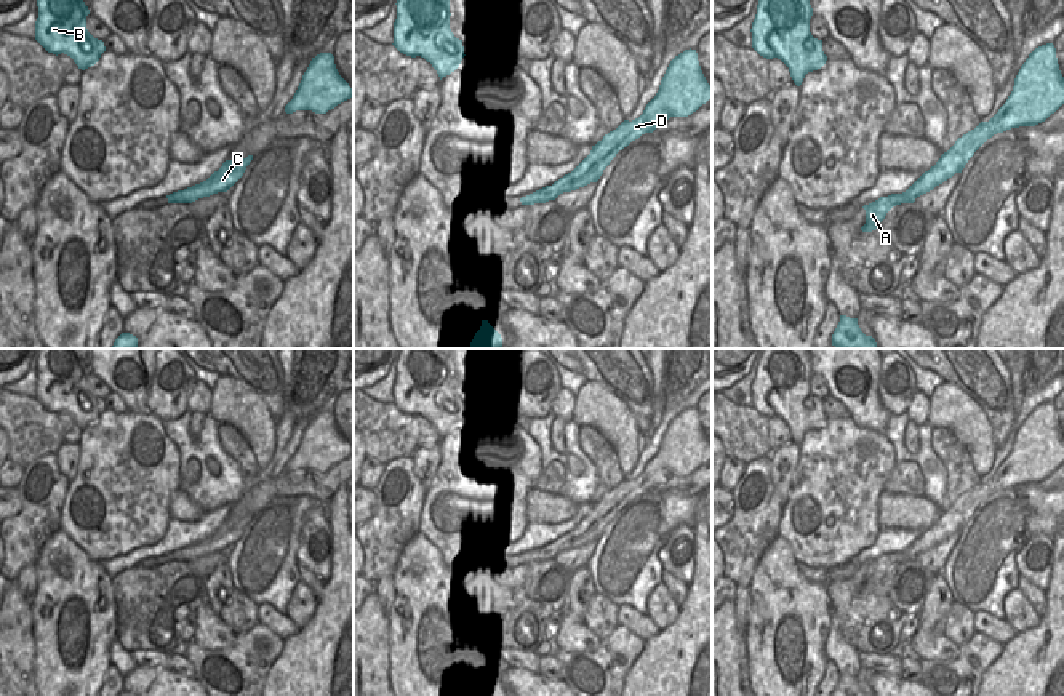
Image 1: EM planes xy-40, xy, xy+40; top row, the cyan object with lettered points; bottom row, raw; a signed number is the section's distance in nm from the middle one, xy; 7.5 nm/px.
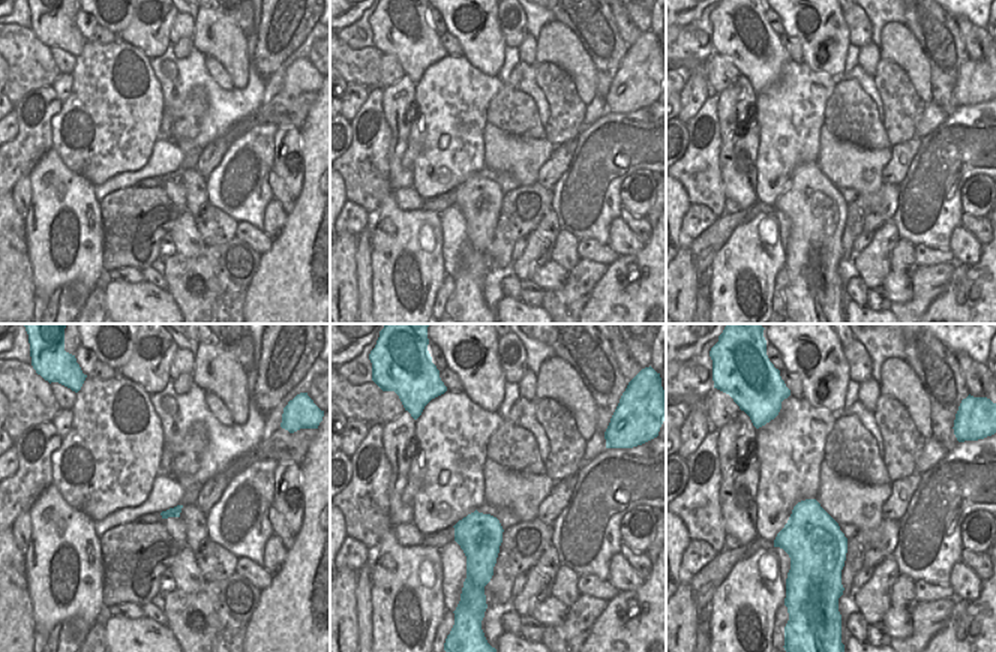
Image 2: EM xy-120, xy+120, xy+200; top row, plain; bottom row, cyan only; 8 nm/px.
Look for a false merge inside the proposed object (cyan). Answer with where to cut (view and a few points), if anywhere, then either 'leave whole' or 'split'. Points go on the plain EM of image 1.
no cut | leave whole

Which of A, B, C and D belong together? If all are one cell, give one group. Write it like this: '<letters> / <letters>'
A B C D

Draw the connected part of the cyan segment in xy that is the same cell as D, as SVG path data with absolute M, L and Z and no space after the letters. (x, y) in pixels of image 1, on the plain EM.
M685 408L675 414L659 443L656 454L646 462L643 472L629 480L624 478L592 504L590 512L568 533L526 555L522 563L546 562L563 550L571 550L590 541L597 541L603 528L619 509L645 491L653 491L670 475L688 475L712 456L712 445L707 442L696 408Z

